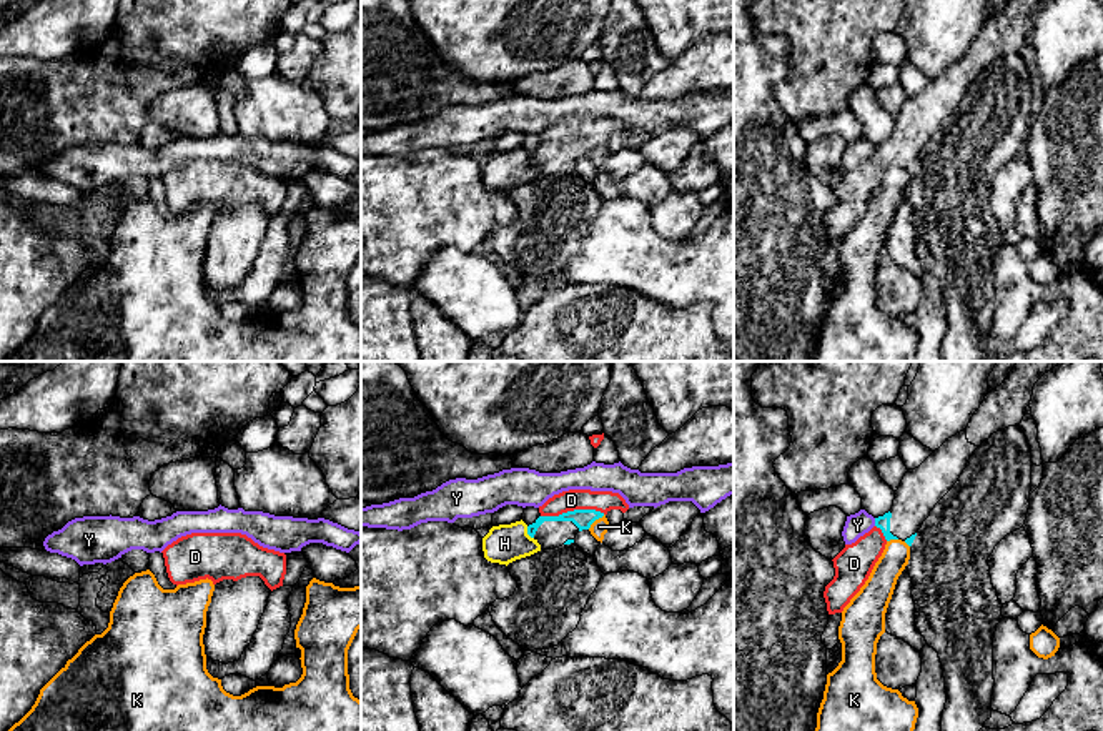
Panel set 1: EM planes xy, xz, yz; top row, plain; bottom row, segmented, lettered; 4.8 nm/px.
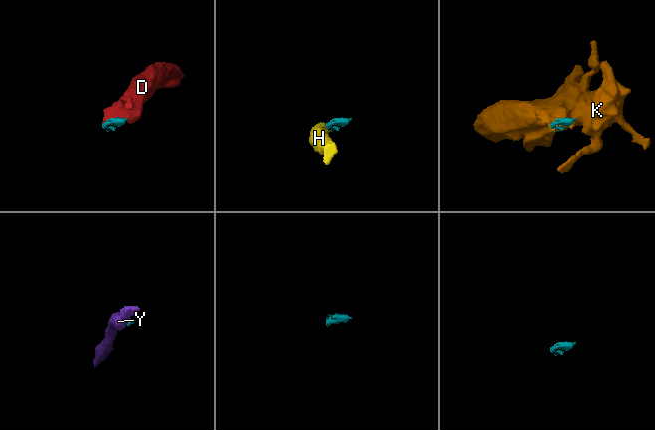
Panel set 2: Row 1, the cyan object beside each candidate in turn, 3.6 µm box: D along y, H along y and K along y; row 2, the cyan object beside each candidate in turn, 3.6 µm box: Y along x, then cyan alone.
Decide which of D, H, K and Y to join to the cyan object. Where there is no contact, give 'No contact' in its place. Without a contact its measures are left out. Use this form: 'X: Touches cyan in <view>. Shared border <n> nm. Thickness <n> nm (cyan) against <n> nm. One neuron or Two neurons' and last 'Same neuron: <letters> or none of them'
D: Touches cyan in xz. Shared border 320 nm. Thickness 100 nm (cyan) against 100 nm. One neuron
H: Touches cyan in xz. Shared border 70 nm. Thickness 70 nm (cyan) against 190 nm. Two neurons
K: Touches cyan in xz. Shared border 110 nm. Thickness 100 nm (cyan) against 80 nm. Two neurons
Y: Touches cyan in yz. Shared border 40 nm. Thickness 60 nm (cyan) against 110 nm. Two neurons
Same neuron: D

